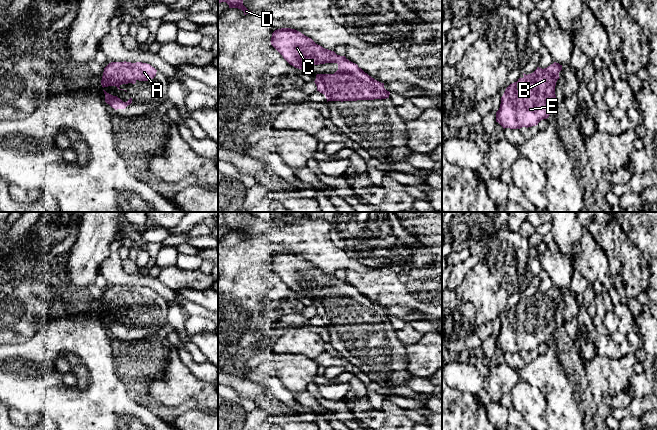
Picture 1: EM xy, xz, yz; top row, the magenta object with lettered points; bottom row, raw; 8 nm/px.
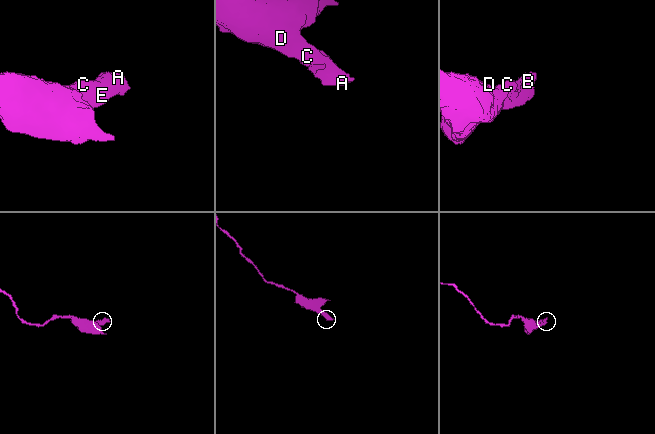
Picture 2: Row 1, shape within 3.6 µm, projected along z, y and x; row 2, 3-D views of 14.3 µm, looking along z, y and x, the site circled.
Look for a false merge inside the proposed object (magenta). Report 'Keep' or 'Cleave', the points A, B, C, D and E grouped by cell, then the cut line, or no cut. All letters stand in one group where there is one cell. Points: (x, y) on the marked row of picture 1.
Keep. Groups: A B C D E. No split

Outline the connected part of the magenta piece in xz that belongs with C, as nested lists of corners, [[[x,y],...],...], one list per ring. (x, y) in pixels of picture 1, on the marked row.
[[[291,28],[277,29],[272,33],[271,45],[283,56],[283,58],[295,68],[301,69],[305,65],[319,65],[325,63],[337,63],[338,70],[334,74],[317,74],[315,84],[317,91],[324,94],[328,101],[357,101],[389,98],[390,92],[381,83],[367,73],[357,64],[349,61],[345,56],[337,55],[334,51],[323,48],[311,38]]]

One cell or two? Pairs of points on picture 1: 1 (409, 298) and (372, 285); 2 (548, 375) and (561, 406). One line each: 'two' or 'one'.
1: one
2: one

